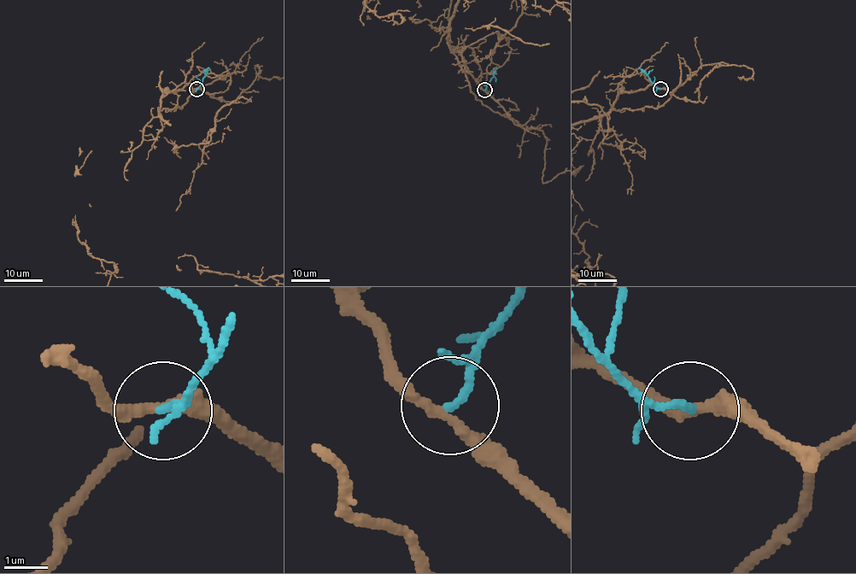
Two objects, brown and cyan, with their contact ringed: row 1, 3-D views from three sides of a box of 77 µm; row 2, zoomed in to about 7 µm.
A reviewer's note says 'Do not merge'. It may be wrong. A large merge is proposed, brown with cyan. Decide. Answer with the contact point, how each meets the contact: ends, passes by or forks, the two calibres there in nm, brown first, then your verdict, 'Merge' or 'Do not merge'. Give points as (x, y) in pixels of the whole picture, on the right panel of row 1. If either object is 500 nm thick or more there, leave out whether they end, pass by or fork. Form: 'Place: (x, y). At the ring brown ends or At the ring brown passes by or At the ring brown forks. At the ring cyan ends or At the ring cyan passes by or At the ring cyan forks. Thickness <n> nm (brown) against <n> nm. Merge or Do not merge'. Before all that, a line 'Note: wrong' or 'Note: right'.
Note: right
Place: (660, 89). At the ring brown passes by. At the ring cyan ends. Thickness 240 nm (brown) against 180 nm. Do not merge

